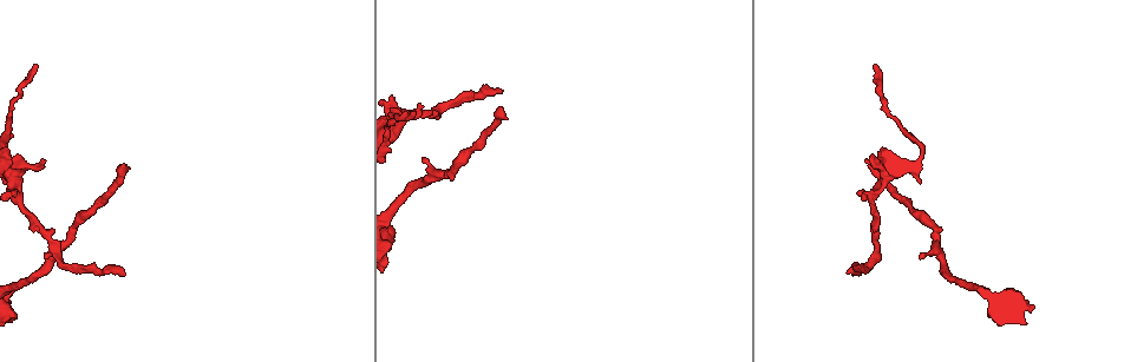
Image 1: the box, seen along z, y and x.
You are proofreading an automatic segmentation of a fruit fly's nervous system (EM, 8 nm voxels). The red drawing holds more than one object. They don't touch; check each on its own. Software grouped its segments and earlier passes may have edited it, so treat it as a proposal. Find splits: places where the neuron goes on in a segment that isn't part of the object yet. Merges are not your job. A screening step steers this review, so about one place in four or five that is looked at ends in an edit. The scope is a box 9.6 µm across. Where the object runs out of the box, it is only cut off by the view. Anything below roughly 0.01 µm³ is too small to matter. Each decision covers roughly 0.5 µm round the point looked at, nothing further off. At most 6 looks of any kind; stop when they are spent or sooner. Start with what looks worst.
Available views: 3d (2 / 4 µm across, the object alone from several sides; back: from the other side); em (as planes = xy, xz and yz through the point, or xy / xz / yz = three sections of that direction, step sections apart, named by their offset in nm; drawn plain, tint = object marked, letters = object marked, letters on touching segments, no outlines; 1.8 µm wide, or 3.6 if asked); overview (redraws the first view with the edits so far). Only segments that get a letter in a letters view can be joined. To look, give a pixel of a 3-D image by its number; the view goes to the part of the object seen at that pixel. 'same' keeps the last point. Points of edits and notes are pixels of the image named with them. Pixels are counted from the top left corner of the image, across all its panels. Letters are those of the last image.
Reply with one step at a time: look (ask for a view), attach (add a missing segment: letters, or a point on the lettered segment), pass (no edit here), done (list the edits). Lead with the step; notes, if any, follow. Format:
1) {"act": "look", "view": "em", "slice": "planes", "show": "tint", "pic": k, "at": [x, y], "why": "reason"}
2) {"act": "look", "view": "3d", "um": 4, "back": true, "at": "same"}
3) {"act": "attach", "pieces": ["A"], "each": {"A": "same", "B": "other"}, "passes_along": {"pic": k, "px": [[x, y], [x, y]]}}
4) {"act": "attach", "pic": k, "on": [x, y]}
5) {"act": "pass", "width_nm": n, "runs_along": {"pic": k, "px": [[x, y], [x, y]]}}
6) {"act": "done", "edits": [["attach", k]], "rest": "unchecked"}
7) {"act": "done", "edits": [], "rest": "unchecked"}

{"act": "look", "view": "em", "slice": "planes", "show": "plain", "pic": 1, "at": [851, 275], "why": "end of a long branch"}

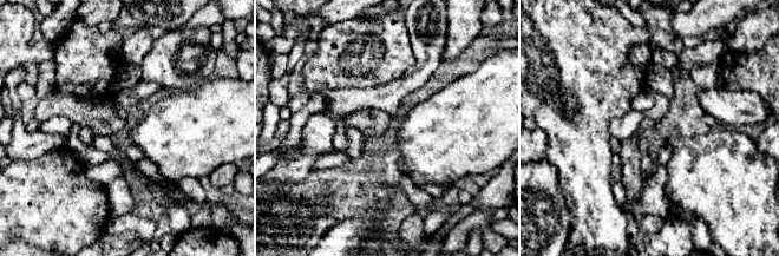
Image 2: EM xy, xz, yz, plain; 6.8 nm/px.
{"act": "look", "view": "em", "slice": "planes", "show": "letters", "at": "same", "why": "see the neighbours"}

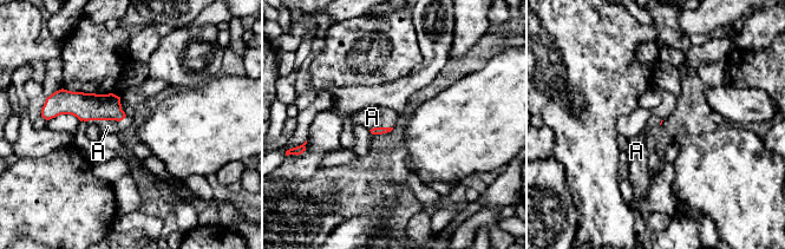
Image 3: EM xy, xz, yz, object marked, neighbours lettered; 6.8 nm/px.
{"act": "attach", "pic": 3, "on": [108, 126], "each": {"A": "same"}, "passes_along": {"pic": 3, "px": [[85, 106], [103, 119], [108, 126]]}, "found": "the neuron continues"}

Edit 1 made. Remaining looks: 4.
{"act": "look", "view": "em", "slice": "planes", "show": "letters", "pic": 1, "at": [396, 111], "why": "branch stops here"}

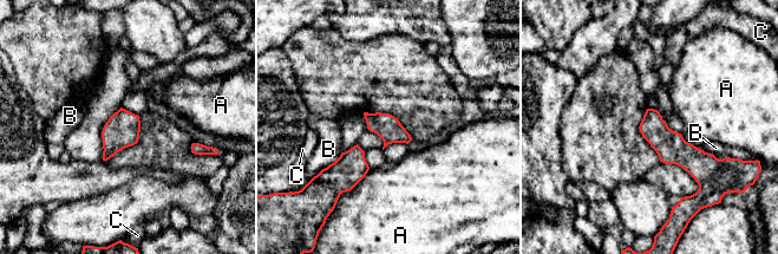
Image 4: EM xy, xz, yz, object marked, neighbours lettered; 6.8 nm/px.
{"act": "pass", "each": {"A": "other", "B": "other", "C": "other"}, "runs_along": {"pic": 4, "px": [[648, 112], [685, 155], [713, 164]]}, "found": "no lettered segment goes on from it"}

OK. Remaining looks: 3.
{"act": "look", "view": "em", "um": 3.6, "slice": "yz", "step": 16, "show": "plain", "pic": 1, "at": [37, 65], "why": "end of a long branch"}

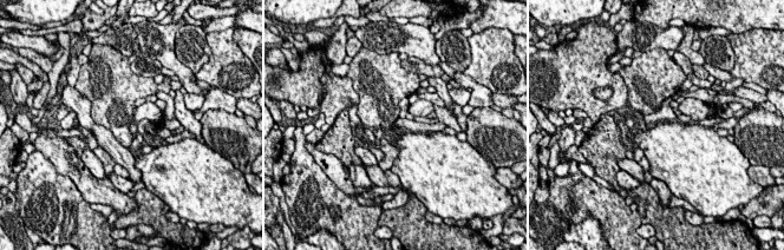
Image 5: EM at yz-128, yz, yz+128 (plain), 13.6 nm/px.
{"act": "look", "view": "em", "um": 3.6, "slice": "yz", "step": 16, "show": "letters", "at": "same"}

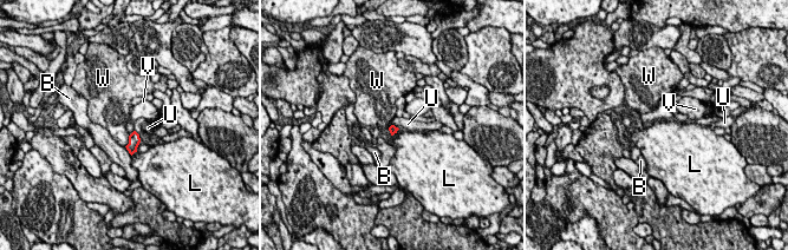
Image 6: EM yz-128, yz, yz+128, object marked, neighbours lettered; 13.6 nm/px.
{"act": "pass", "width_nm": 120, "each": {"B": "other", "L": "other", "U": "other", "V": "other", "W": "other"}, "found": "no lettered segment goes on from it"}

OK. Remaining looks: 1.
{"act": "done", "edits": [["attach", 3]], "rest": "unchecked"}

